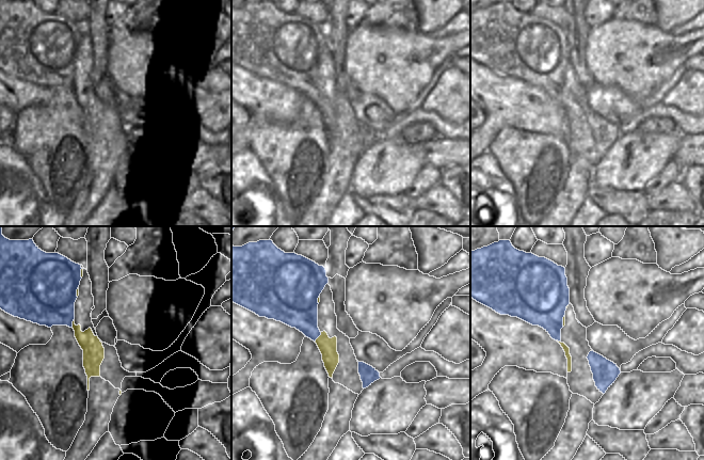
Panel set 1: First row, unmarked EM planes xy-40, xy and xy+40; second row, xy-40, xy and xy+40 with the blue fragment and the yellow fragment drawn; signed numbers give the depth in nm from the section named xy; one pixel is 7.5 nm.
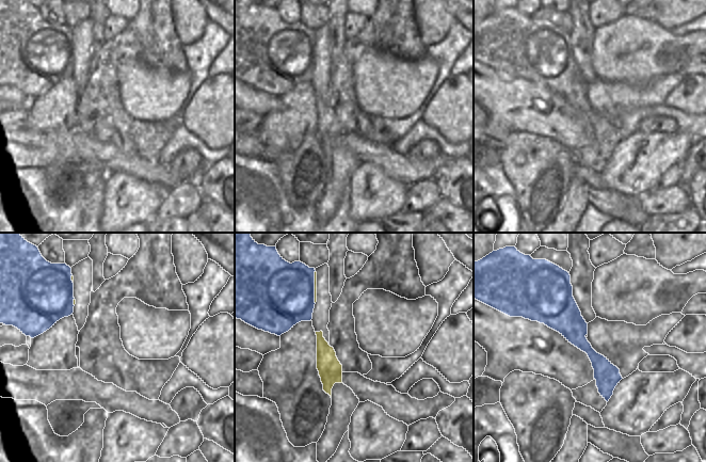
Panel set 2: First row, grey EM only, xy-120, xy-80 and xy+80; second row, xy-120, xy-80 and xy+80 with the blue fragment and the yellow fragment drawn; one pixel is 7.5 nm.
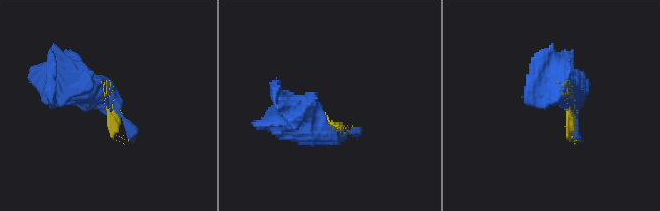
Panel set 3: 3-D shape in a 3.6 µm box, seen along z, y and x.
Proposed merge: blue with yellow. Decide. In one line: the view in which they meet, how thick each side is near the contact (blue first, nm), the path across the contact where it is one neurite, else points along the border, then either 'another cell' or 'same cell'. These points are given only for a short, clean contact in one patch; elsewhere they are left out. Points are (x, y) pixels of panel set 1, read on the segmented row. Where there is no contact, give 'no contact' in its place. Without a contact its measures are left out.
contact in xy; calibres 280 and 140 nm; same cell

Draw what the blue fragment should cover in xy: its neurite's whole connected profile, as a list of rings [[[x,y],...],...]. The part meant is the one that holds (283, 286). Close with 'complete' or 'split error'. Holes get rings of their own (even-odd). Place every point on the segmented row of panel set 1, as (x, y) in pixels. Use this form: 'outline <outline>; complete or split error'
outline [[[272,240],[249,242],[242,247],[231,244],[231,302],[259,317],[281,321],[295,328],[314,340],[330,378],[339,363],[337,337],[329,337],[318,328],[320,294],[329,283],[326,270],[315,261],[295,253],[285,253]]]; split error

